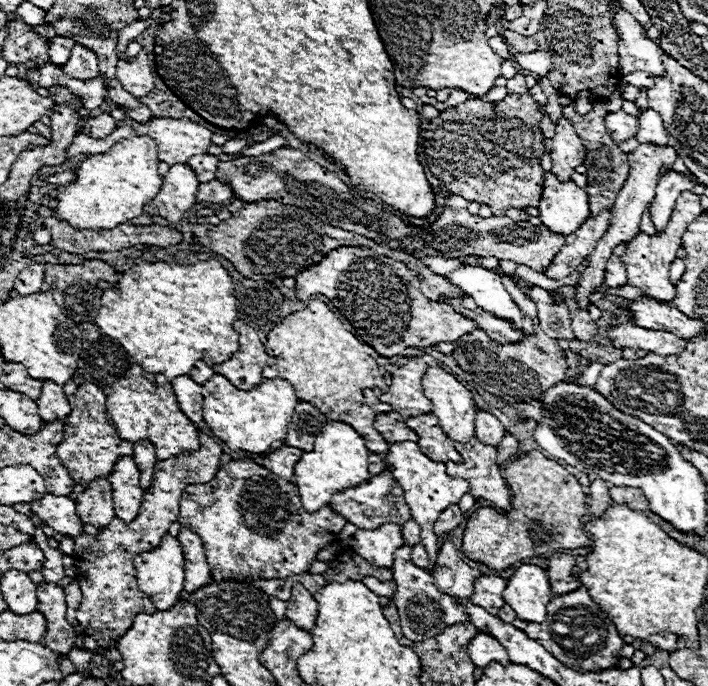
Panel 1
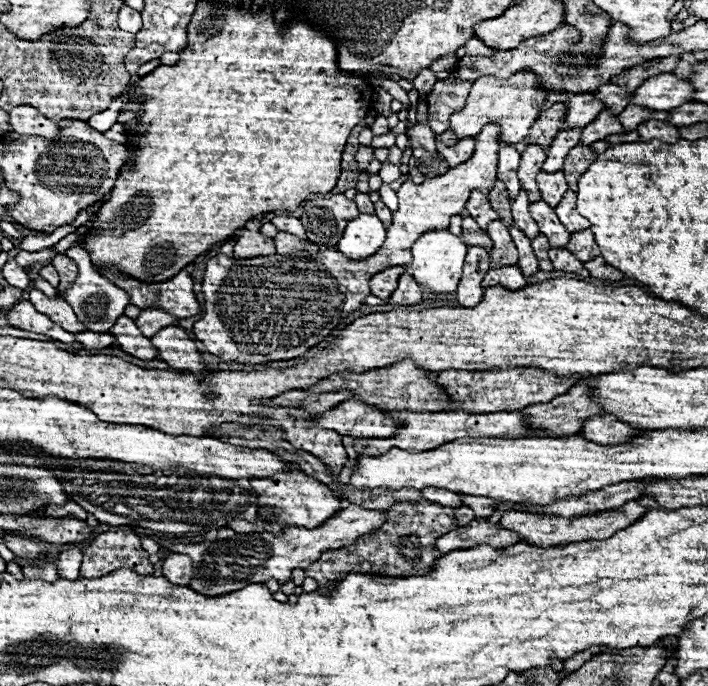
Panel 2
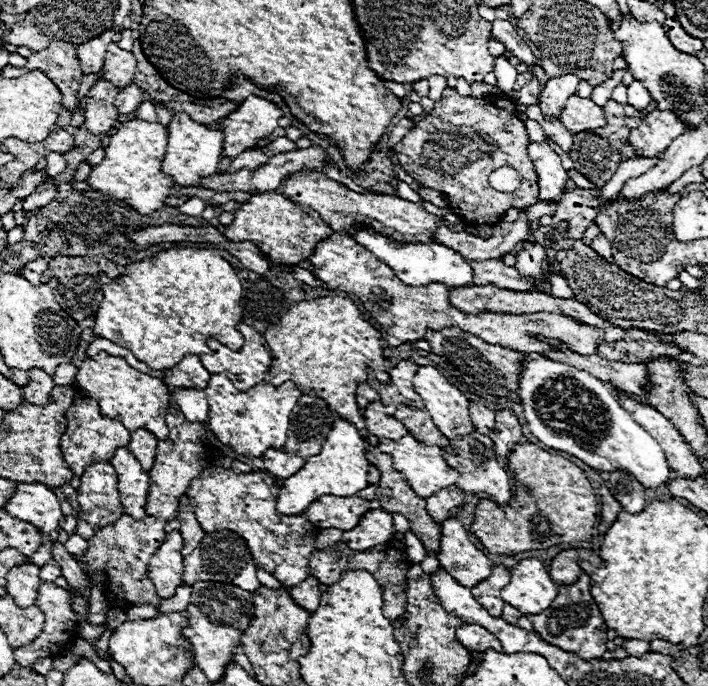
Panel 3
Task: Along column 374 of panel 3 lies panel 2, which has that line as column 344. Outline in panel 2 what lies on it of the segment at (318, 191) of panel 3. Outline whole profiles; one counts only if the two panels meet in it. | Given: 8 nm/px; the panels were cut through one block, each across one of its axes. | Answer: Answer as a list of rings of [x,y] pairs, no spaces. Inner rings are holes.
[[[332,194],[330,198],[308,200],[300,220],[310,242],[332,248],[338,244],[346,224],[354,220],[354,216],[358,216],[354,200],[348,200],[344,194]]]

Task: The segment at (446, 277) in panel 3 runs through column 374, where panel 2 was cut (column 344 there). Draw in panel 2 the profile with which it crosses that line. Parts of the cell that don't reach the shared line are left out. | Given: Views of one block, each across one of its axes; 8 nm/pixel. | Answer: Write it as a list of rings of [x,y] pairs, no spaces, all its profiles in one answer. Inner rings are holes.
[[[360,214],[358,218],[350,220],[340,242],[338,252],[350,256],[350,260],[364,260],[378,252],[386,236],[384,224],[374,214]]]

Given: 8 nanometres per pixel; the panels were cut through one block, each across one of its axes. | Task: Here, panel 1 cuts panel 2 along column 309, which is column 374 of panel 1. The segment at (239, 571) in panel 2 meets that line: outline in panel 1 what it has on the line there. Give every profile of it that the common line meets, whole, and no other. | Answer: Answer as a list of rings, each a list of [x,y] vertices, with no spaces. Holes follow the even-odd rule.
[[[384,524],[376,530],[358,530],[350,540],[350,548],[376,568],[392,568],[394,552],[404,544],[402,528],[398,524]]]

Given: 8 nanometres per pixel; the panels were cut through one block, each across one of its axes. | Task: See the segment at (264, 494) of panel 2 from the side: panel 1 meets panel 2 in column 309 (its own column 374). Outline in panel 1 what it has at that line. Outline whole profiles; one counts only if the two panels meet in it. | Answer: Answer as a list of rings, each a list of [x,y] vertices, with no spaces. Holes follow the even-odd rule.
[[[382,470],[378,476],[372,476],[372,480],[368,480],[368,484],[360,484],[356,488],[348,488],[348,492],[340,492],[332,498],[330,504],[332,510],[336,510],[338,514],[342,514],[348,522],[356,524],[358,528],[370,530],[370,528],[378,528],[386,522],[394,522],[394,524],[404,524],[408,520],[412,520],[410,508],[404,500],[404,490],[400,488],[398,480],[392,476],[390,470]]]

